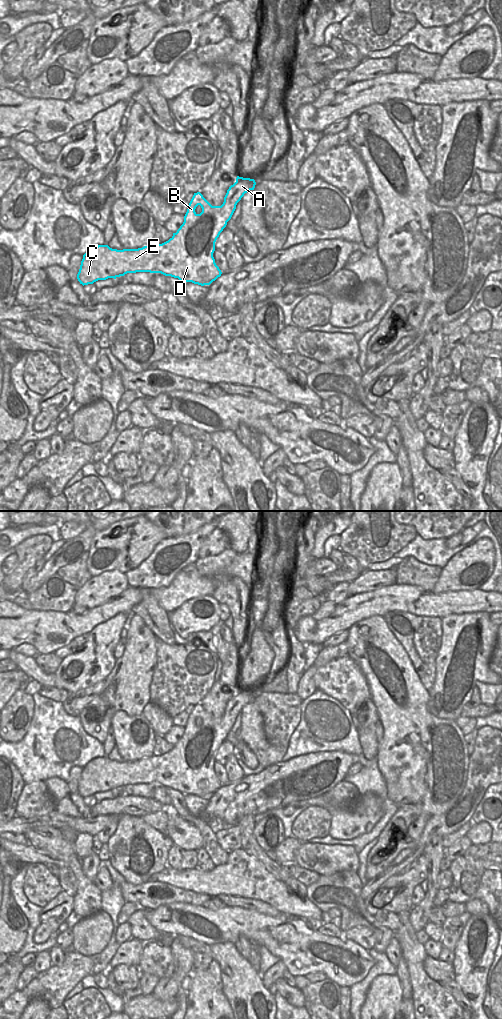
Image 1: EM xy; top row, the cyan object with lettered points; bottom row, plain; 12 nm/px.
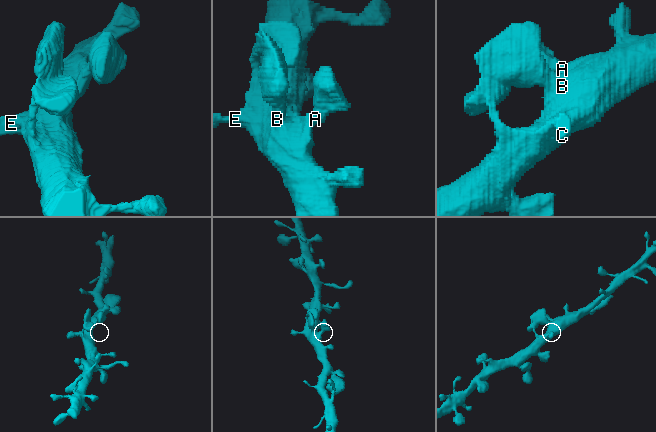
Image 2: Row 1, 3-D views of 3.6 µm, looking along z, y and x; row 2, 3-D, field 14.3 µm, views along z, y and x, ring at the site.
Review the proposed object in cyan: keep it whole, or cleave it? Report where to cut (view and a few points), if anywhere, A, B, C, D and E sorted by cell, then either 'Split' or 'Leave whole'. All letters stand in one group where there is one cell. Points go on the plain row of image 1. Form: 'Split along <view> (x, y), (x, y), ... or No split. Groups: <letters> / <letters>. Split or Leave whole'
No split. Groups: A B C D E. Leave whole

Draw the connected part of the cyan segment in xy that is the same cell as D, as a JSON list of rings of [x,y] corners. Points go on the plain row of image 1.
[[[237,688],[221,718],[212,718],[200,704],[194,705],[183,736],[162,756],[123,762],[108,757],[92,759],[83,767],[78,793],[84,798],[127,785],[150,784],[178,790],[185,795],[210,797],[222,786],[213,769],[215,754],[237,715],[245,705],[254,702],[255,697],[254,691]]]

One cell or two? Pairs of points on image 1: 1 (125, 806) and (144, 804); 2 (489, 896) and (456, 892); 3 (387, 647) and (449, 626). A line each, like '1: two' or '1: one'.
1: one
2: one
3: two

